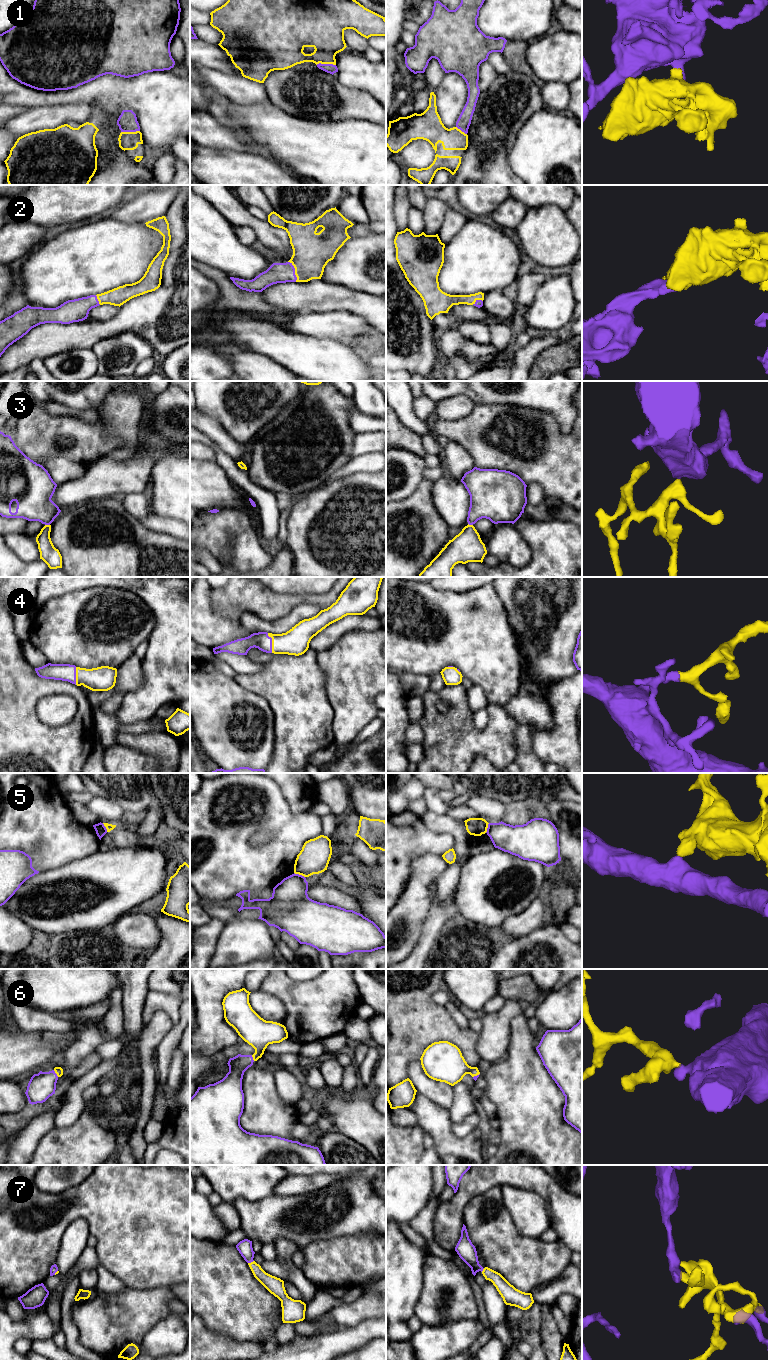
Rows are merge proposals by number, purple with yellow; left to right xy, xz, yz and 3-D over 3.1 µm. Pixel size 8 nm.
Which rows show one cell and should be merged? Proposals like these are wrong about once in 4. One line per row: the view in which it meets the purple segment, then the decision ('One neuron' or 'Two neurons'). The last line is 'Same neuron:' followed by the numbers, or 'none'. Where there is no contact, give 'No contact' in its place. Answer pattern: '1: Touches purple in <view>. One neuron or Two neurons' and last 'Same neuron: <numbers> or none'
1: Touches purple in xz. One neuron
2: Touches purple in xz. One neuron
3: Touches purple in xy. One neuron
4: Touches purple in xz. One neuron
5: Touches purple in xz. Two neurons
6: Touches purple in xy. One neuron
7: Touches purple in xz. One neuron
Same neuron: 1, 2, 3, 4, 6, 7

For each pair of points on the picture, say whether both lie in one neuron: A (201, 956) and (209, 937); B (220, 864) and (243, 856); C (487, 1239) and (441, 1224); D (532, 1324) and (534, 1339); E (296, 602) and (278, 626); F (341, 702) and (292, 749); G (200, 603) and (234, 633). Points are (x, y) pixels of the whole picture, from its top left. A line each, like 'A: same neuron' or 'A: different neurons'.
A: same neuron
B: same neuron
C: different neurons
D: same neuron
E: different neurons
F: different neurons
G: same neuron

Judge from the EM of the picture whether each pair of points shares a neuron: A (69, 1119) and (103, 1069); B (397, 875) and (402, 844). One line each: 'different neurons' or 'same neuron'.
A: same neuron
B: same neuron

